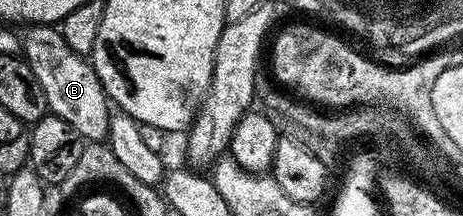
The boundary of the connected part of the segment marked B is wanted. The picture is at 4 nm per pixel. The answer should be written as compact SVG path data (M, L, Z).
M28 24L18 35L22 56L30 64L38 84L42 84L49 111L66 120L66 124L70 124L70 128L74 128L74 132L78 132L89 143L104 142L108 137L110 116L114 110L91 61L85 55L74 52L55 25Z

